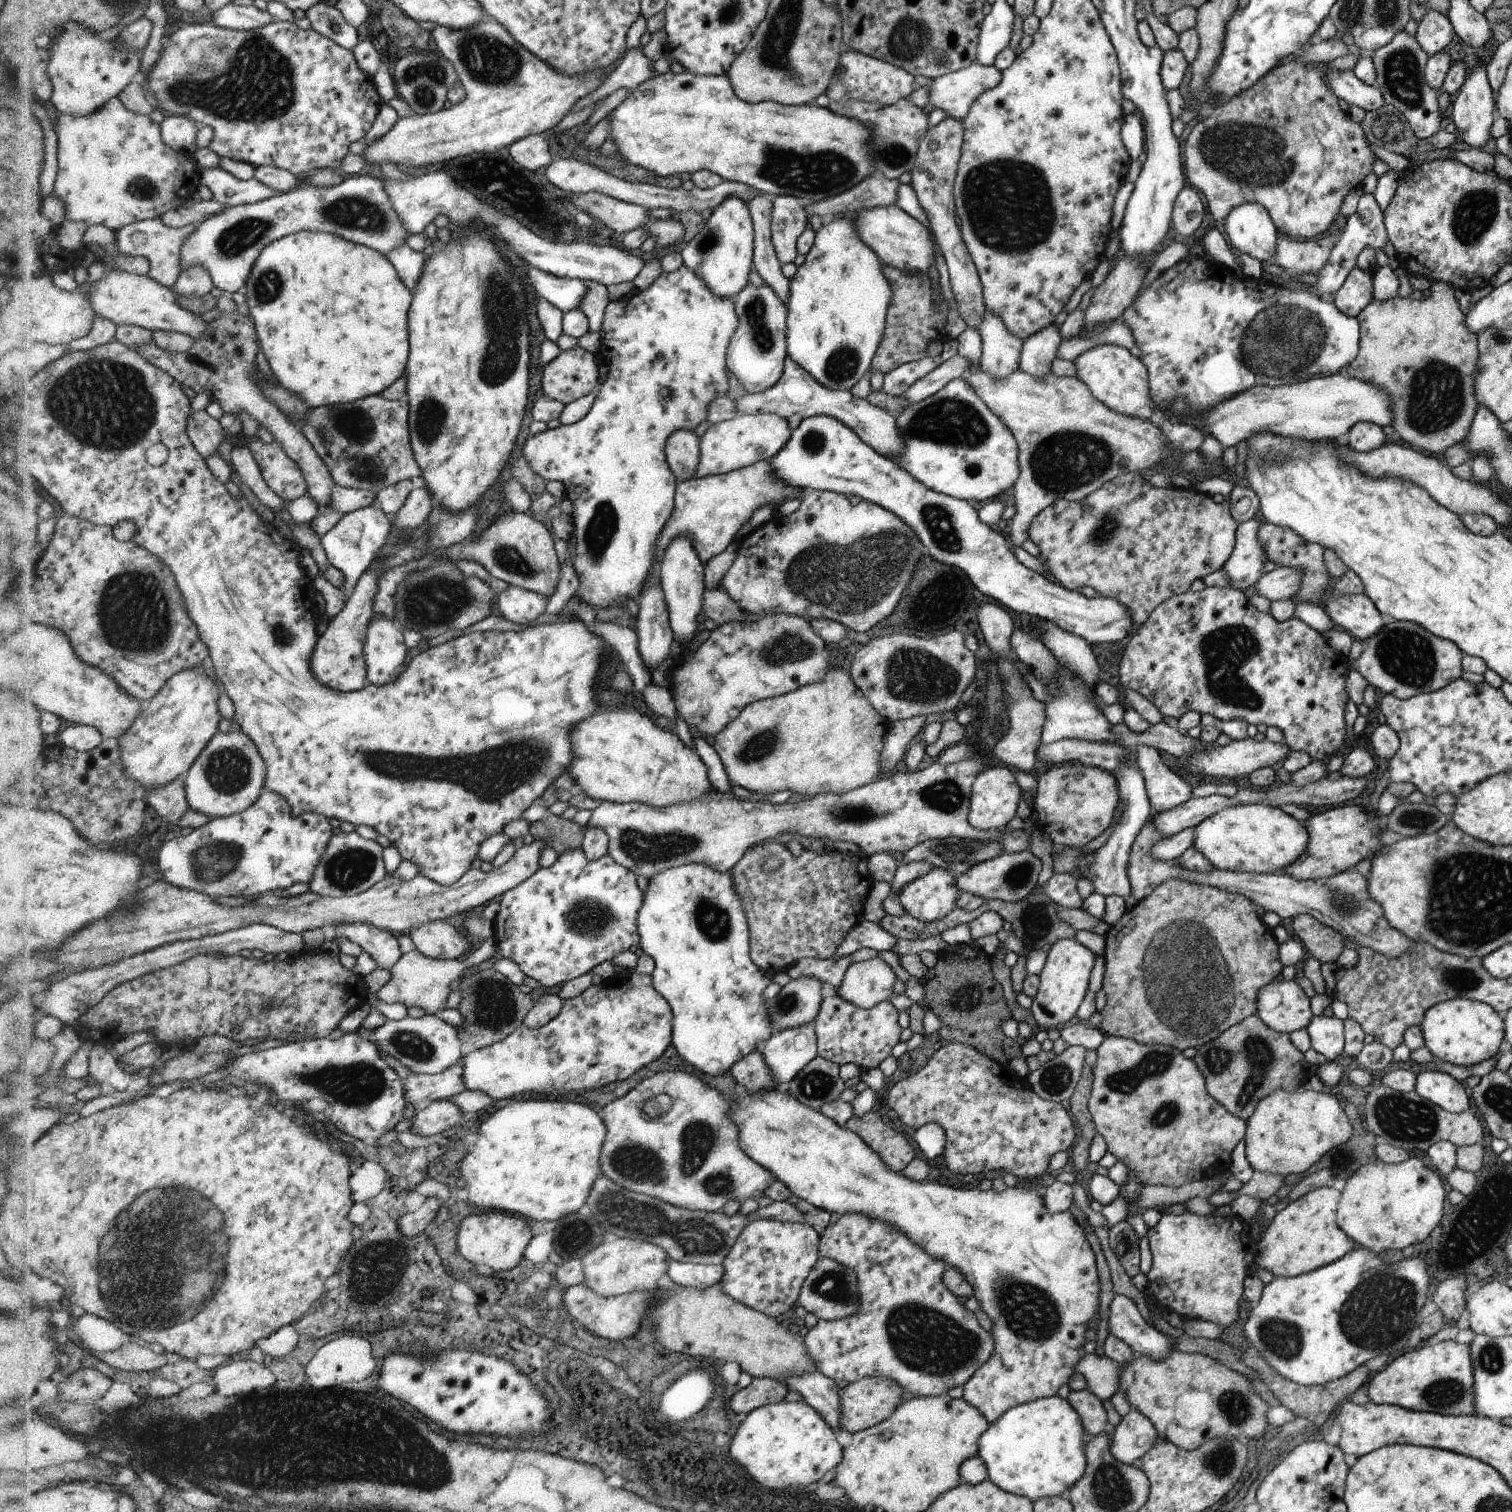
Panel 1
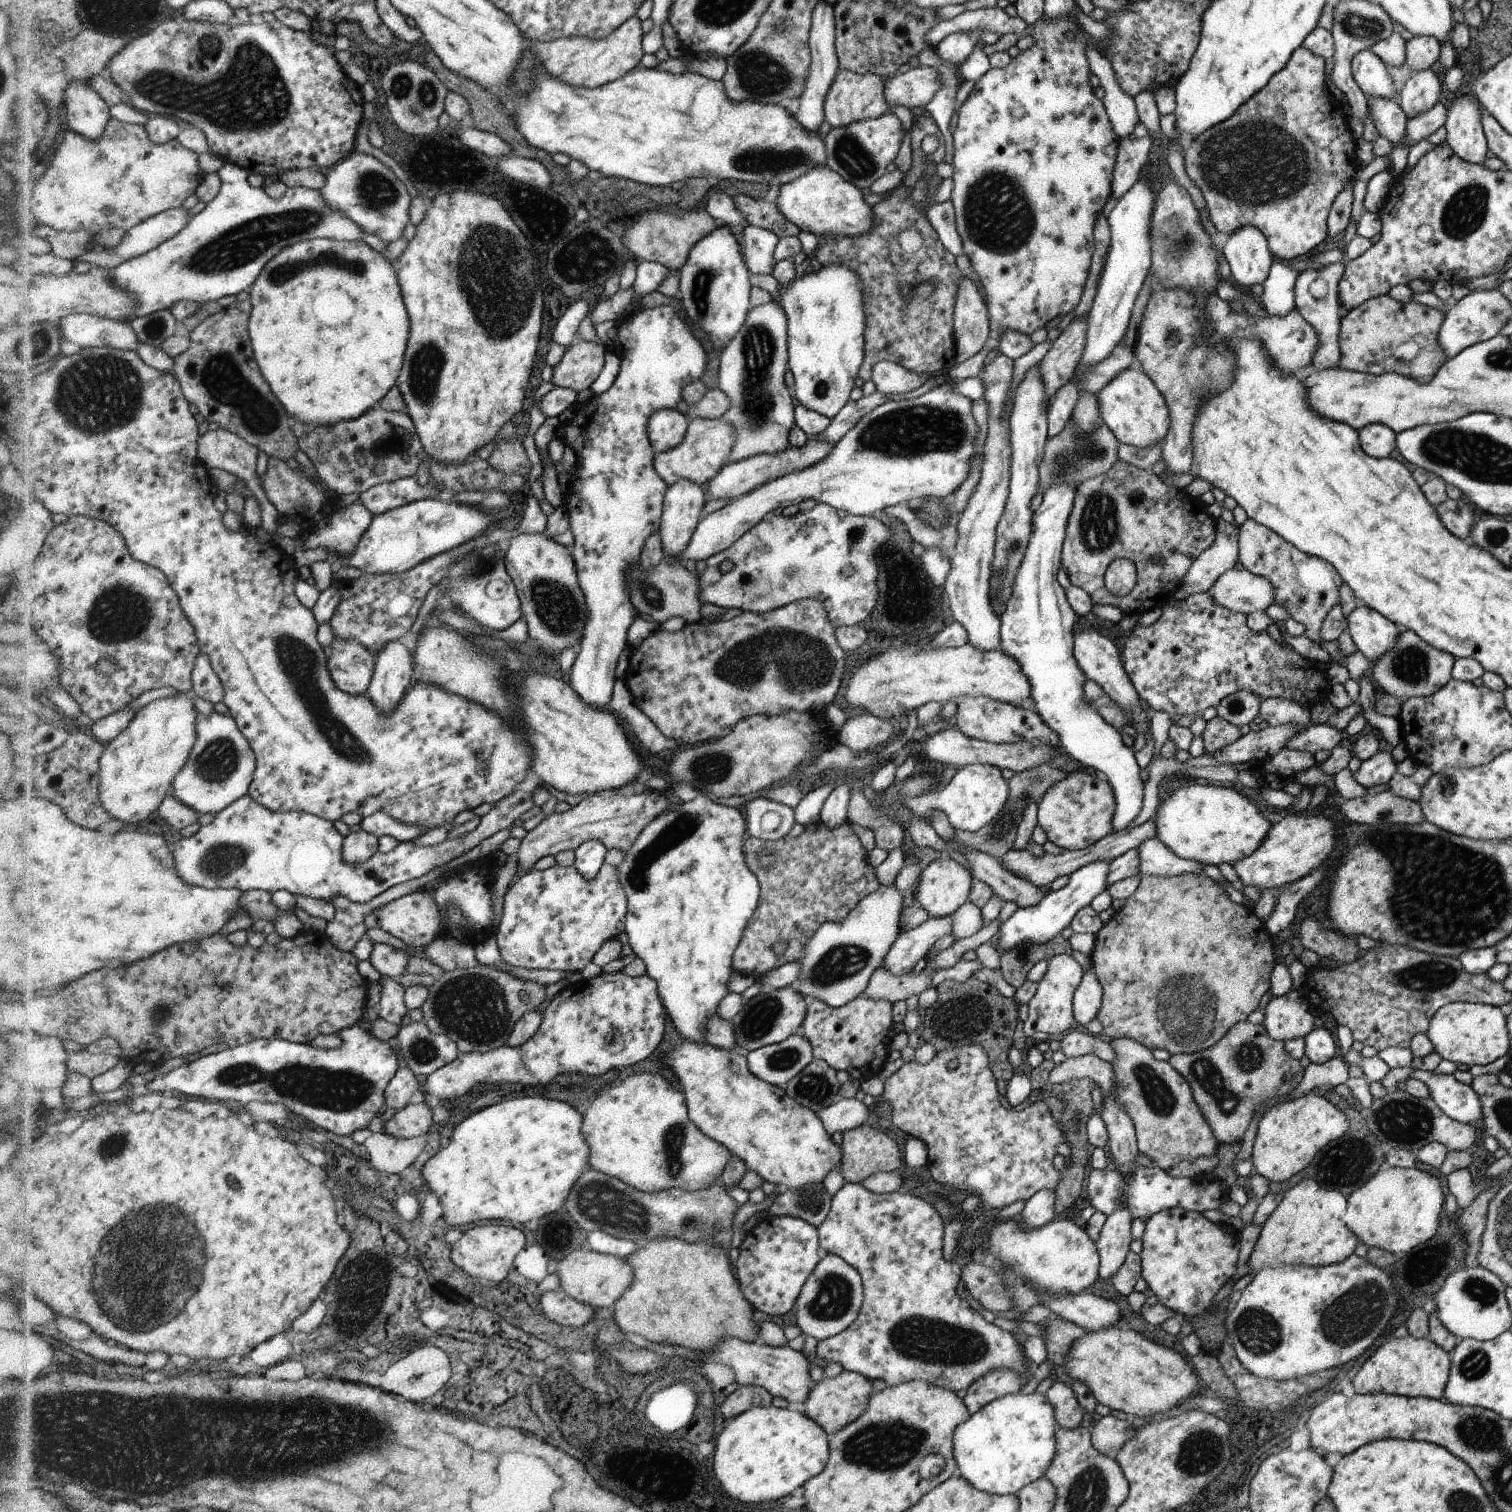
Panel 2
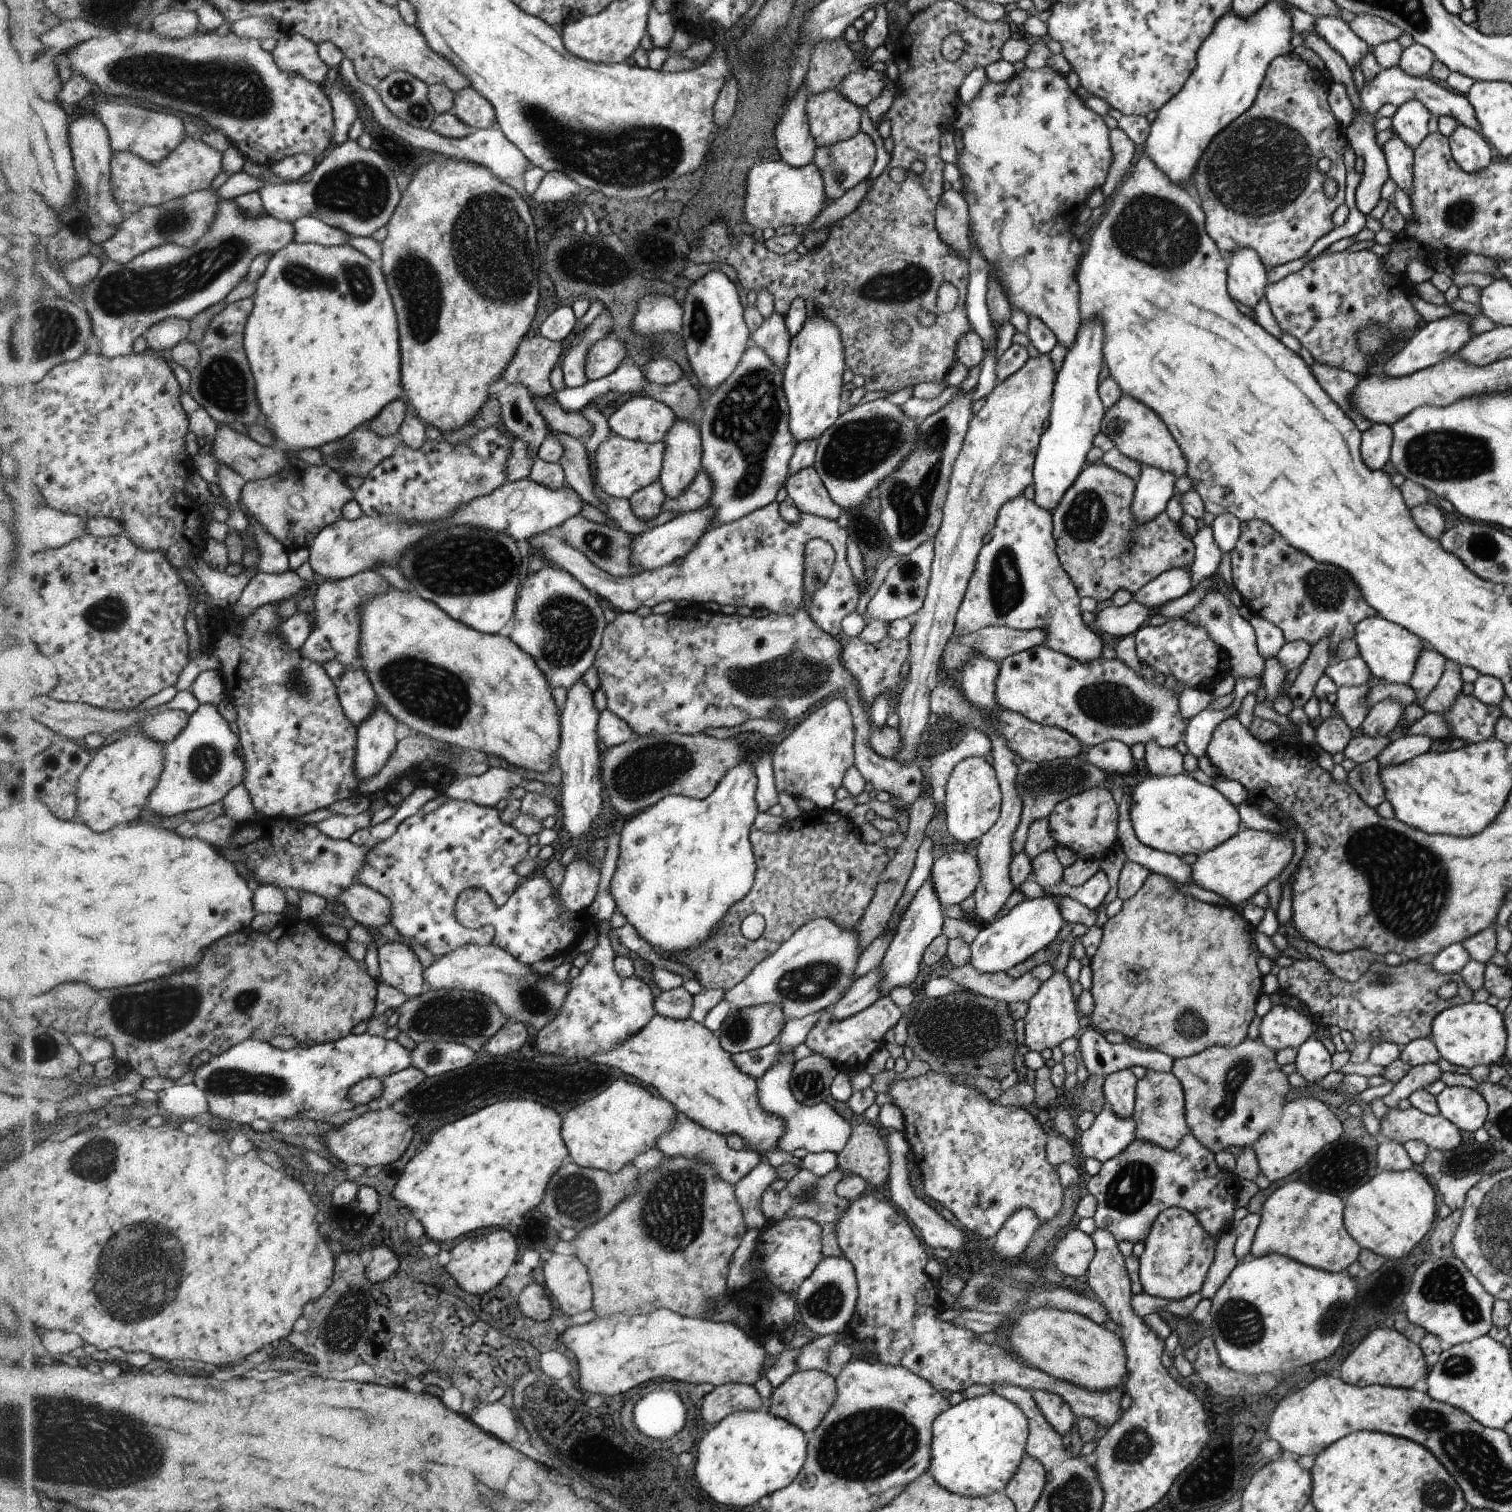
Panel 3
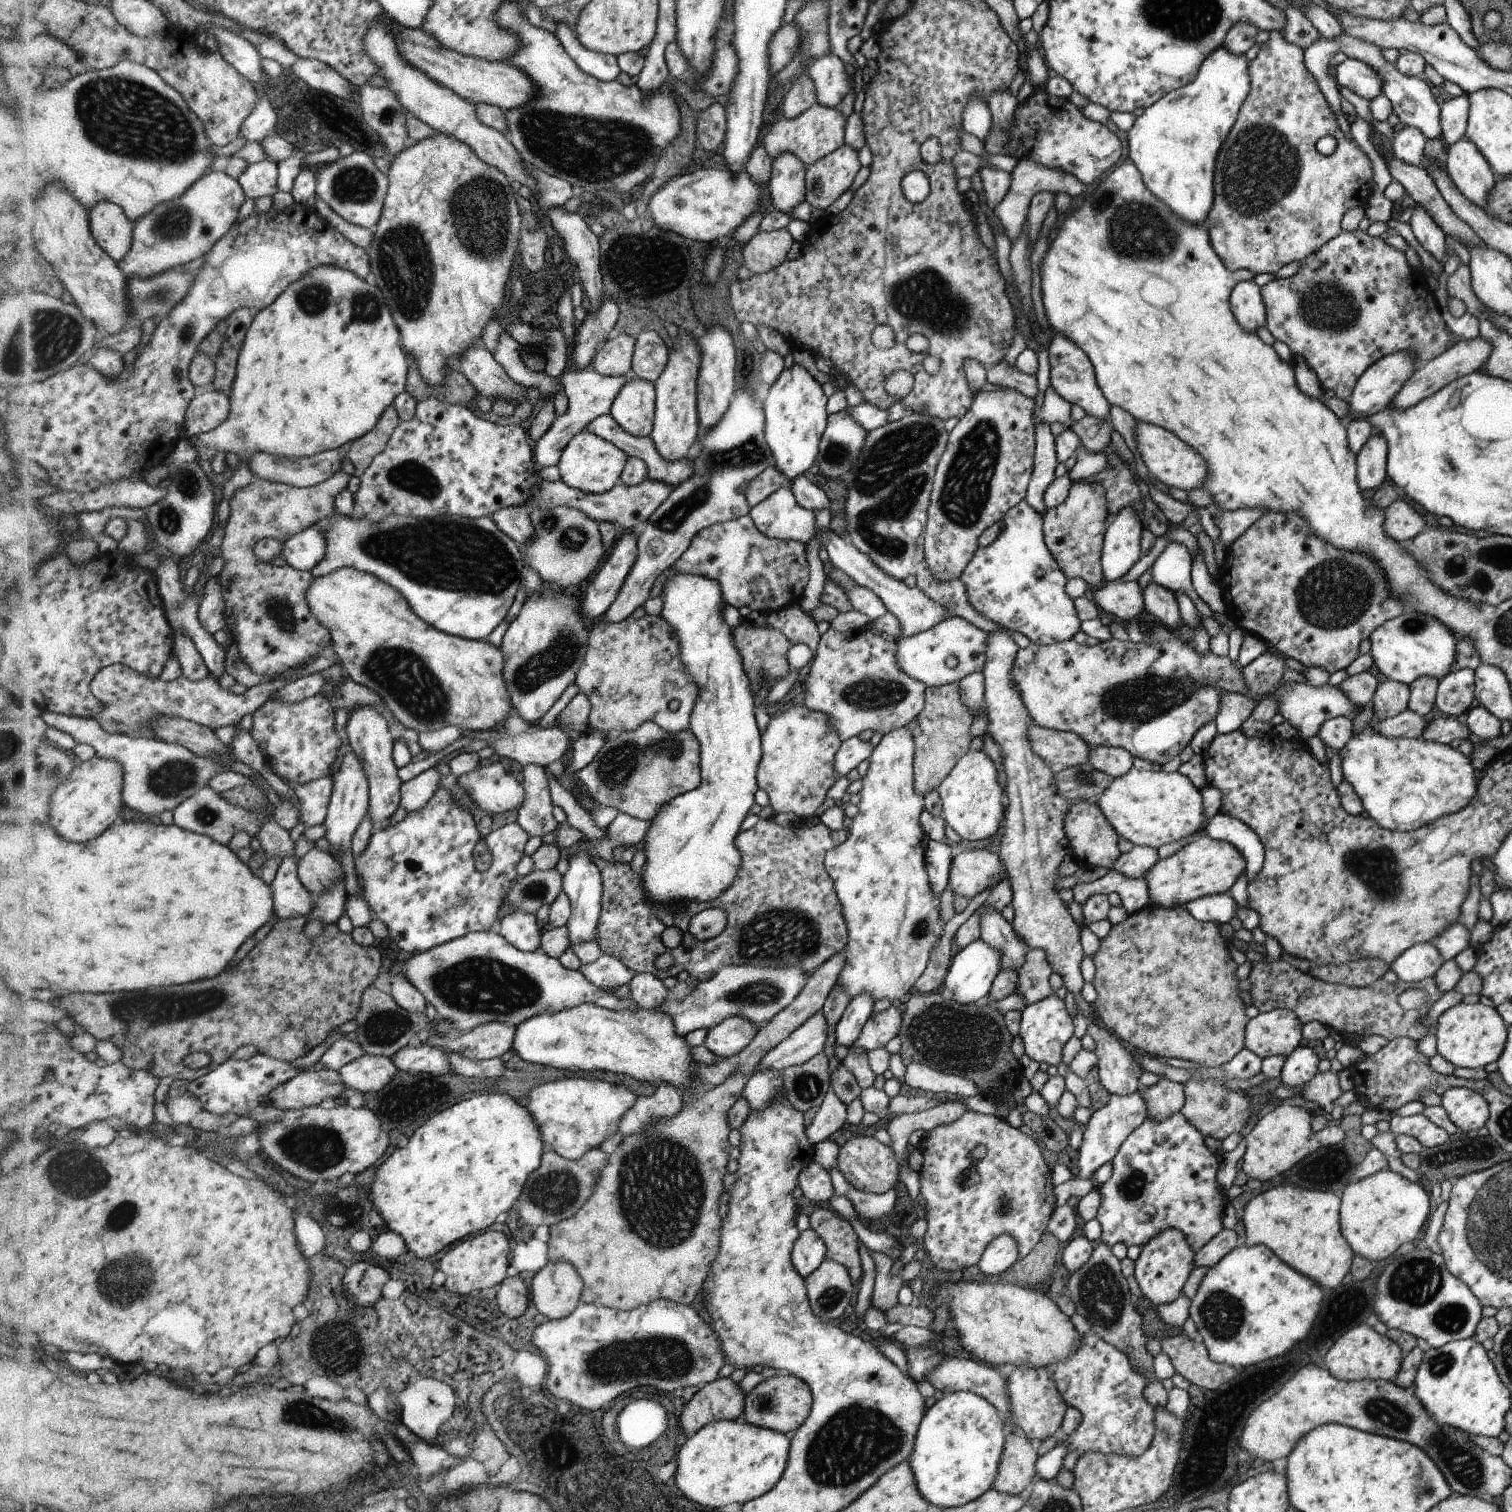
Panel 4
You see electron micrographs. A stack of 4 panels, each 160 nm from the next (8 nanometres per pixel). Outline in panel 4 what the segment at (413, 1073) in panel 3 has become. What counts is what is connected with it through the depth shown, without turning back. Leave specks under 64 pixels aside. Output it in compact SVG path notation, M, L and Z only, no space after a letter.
M364 1054L338 1072L348 1089L370 1094L382 1090L388 1082L392 1082L398 1068L391 1057Z

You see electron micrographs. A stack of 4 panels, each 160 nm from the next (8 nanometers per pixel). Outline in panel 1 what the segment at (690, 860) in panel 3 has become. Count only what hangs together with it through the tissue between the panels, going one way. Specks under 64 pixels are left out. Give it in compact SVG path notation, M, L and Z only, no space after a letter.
M684 865L662 871L654 878L648 879L648 891L643 898L641 916L638 917L640 927L641 944L638 946L640 952L650 955L655 960L655 969L652 971L653 985L669 1002L674 1011L673 1020L673 1043L681 1058L692 1064L696 1070L708 1074L708 1076L722 1076L726 1074L739 1060L752 1054L759 1048L759 1045L770 1040L774 1034L773 1019L770 1018L770 1002L764 998L764 990L771 983L772 976L758 968L757 963L749 953L749 922L746 916L744 903L741 902L741 894L737 890L731 872L715 871L707 865Z

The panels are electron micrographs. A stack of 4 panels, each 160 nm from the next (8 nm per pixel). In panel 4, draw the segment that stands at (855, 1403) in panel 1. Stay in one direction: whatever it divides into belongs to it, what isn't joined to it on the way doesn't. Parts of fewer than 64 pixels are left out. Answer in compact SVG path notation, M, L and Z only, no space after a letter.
M780 1374L764 1380L748 1394L746 1393L742 1420L789 1436L801 1428L802 1422L809 1417L812 1410L813 1391L808 1384L792 1374Z

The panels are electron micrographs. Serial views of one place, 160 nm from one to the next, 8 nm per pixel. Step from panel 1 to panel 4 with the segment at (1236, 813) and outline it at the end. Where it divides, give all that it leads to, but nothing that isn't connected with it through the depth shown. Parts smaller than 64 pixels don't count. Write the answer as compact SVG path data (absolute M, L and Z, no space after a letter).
M1132 767L1124 776L1116 777L1114 782L1110 783L1110 786L1105 790L1105 793L1098 800L1094 799L1088 801L1096 801L1100 805L1102 812L1106 815L1106 818L1110 821L1110 824L1114 827L1114 830L1117 831L1118 834L1121 834L1123 839L1129 840L1133 845L1140 845L1141 847L1152 847L1156 850L1161 846L1169 845L1170 843L1176 841L1190 839L1199 831L1205 832L1205 828L1209 823L1209 820L1205 815L1205 804L1203 803L1201 789L1196 788L1196 786L1192 784L1192 781L1187 776L1184 776L1184 774L1182 774L1180 771L1173 773L1165 773L1162 770L1152 772L1136 770L1134 767Z

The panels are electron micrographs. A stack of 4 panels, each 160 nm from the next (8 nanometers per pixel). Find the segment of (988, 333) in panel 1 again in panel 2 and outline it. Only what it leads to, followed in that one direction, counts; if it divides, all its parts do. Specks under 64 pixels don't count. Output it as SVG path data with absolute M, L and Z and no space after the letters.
M998 353L998 356L988 361L979 374L982 384L984 384L984 400L988 402L988 432L984 443L983 461L980 481L964 511L958 516L956 528L958 540L954 546L954 556L950 557L950 570L947 574L944 588L948 597L949 607L954 620L958 621L968 631L968 642L983 651L999 649L1000 644L1000 621L999 616L993 613L993 608L989 605L991 595L991 578L993 577L993 560L995 556L995 544L997 537L997 526L1002 518L1005 504L1009 495L1009 484L1011 481L1011 426L1009 418L1004 418L1006 414L1006 398L1012 388L1012 376L1014 376L1014 360Z

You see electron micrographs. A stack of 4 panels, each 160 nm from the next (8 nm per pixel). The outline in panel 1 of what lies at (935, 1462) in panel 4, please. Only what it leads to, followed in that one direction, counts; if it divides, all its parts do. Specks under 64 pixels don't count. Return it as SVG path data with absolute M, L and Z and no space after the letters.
M1056 1395L1053 1397L1036 1399L1035 1401L1024 1403L1023 1405L1018 1405L1007 1410L996 1422L993 1422L989 1428L986 1429L984 1434L982 1434L981 1440L978 1441L978 1446L980 1447L980 1449L978 1449L978 1454L986 1465L986 1478L990 1479L996 1486L1001 1487L1001 1489L1006 1492L1014 1493L1036 1502L1042 1500L1044 1497L1065 1496L1070 1489L1073 1489L1074 1485L1077 1485L1078 1481L1081 1481L1081 1478L1085 1476L1085 1470L1088 1469L1088 1455L1085 1453L1085 1446L1088 1441L1089 1435L1085 1432L1085 1426L1082 1422L1081 1415L1077 1413L1077 1410L1074 1410L1074 1407L1066 1399L1062 1399Z

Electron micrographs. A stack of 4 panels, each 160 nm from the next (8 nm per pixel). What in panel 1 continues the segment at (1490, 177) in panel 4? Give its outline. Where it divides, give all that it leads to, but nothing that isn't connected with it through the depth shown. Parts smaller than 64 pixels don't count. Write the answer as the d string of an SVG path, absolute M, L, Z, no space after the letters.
M1484 63L1473 66L1460 90L1452 98L1452 120L1457 127L1456 132L1464 135L1465 143L1478 149L1491 138L1490 127L1494 122L1495 115L1495 100L1489 83L1487 66L1488 64Z

